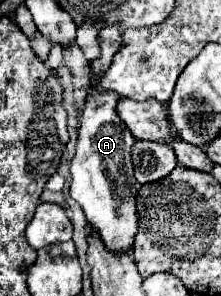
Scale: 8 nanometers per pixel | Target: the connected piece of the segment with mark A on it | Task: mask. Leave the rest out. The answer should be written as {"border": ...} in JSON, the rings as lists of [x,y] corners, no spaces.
{"border":[[[88,93],[78,129],[76,155],[70,163],[70,197],[80,203],[88,225],[98,233],[104,247],[114,255],[132,253],[134,237],[138,233],[138,185],[134,181],[132,169],[134,137],[116,113],[118,101],[118,93]]]}

